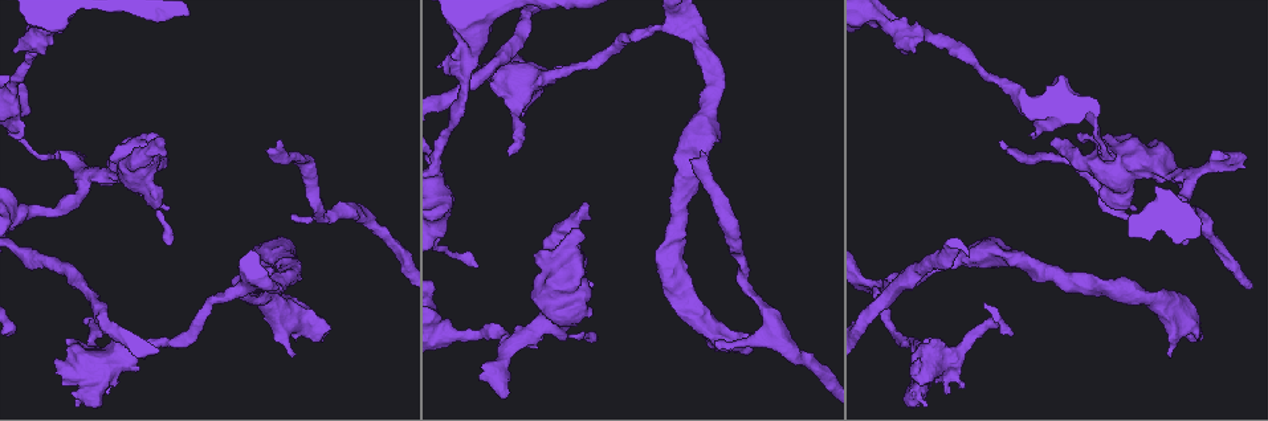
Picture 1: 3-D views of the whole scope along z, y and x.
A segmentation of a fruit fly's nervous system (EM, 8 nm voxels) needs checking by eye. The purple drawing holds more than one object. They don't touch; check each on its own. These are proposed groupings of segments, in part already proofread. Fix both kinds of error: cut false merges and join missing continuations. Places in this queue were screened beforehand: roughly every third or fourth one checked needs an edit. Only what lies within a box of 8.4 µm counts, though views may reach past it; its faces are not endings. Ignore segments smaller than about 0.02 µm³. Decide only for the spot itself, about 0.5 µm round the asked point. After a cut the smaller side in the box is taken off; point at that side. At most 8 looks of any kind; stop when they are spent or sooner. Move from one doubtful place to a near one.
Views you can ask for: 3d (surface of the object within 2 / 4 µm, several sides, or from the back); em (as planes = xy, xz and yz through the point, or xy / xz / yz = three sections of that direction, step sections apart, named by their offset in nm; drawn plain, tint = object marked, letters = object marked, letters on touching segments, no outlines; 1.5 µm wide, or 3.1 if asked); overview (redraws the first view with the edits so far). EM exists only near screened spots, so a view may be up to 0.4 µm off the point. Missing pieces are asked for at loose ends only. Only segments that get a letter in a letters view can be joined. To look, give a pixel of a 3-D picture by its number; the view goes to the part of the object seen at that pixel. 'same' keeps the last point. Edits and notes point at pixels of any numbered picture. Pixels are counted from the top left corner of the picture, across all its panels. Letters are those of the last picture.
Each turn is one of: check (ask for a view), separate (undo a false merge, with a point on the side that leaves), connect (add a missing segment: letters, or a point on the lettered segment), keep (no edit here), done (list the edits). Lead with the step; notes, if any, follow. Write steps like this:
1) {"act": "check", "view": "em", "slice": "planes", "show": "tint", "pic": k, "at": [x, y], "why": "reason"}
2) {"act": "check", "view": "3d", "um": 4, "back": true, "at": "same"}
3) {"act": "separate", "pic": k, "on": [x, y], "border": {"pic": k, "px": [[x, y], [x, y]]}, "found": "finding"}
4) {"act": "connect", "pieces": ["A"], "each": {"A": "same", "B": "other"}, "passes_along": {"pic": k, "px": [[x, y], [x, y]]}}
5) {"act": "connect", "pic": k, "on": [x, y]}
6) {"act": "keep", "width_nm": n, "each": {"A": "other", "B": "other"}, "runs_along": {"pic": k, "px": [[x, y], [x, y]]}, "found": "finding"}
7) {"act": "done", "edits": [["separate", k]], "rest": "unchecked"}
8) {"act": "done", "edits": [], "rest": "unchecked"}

{"act": "check", "view": "3d", "um": 2, "pic": 1, "at": [949, 394], "why": "branch stops here"}

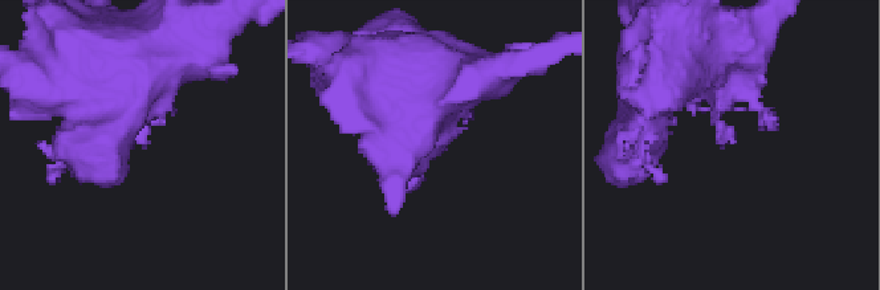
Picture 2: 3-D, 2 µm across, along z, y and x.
{"act": "check", "view": "em", "slice": "planes", "show": "letters", "pic": 2, "at": [445, 149], "why": "shape alone is not enough"}

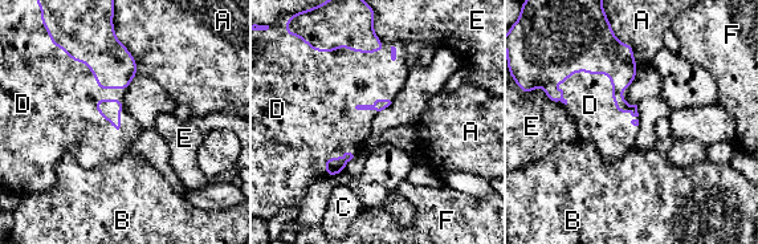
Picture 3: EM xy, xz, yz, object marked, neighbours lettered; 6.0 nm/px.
{"act": "connect", "pieces": ["D"], "each": {"A": "other", "B": "other", "C": "other", "D": "same", "E": "other", "F": "other"}, "found": "the neuron continues"}

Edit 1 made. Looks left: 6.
{"act": "check", "view": "overview", "why": "see it whole again"}

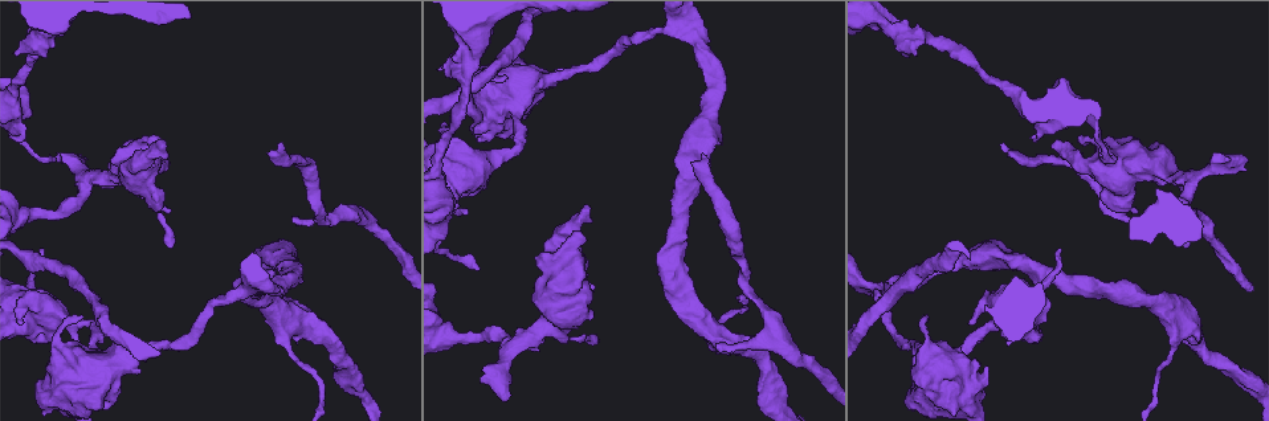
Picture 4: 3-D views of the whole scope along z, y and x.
{"act": "check", "view": "3d", "um": 2, "pic": 4, "at": [279, 142], "why": "branch stops here"}

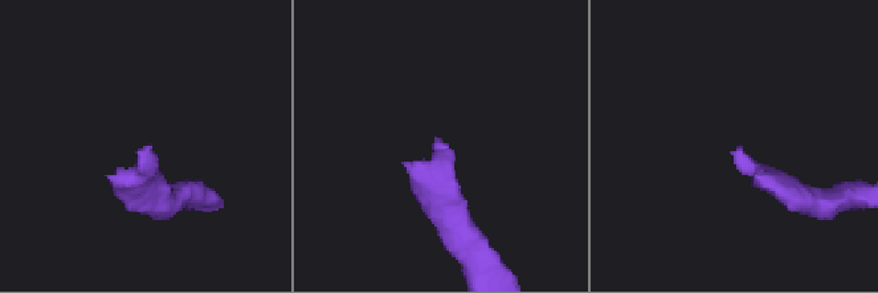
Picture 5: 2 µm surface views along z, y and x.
{"act": "check", "view": "em", "slice": "planes", "show": "letters", "pic": 5, "at": [736, 151], "why": "shape alone is not enough"}

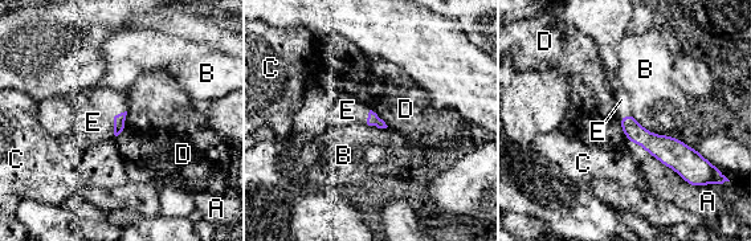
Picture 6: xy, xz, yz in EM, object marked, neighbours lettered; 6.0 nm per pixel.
{"act": "connect", "pieces": ["E"], "each": {"A": "other", "B": "other", "C": "other", "D": "other", "E": "same"}, "found": "it goes on there"}

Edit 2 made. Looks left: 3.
{"act": "check", "view": "em", "slice": "planes", "show": "letters", "pic": 4, "at": [466, 213], "why": "an open end"}

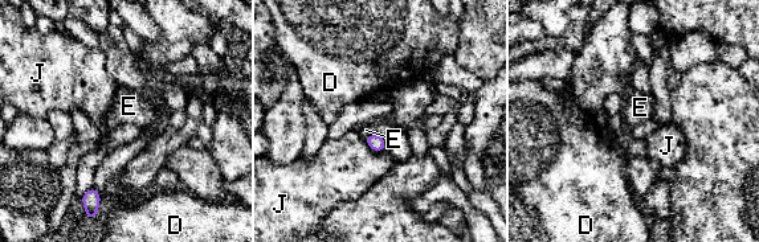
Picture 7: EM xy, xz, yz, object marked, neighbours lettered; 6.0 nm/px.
{"act": "keep", "each": {"D": "other", "E": "other", "J": "other"}, "border": {"pic": 7, "px": [[362, 139], [375, 151], [387, 148]]}, "found": "no lettered segment goes on from it"}

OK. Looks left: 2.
{"act": "done", "edits": [["connect", 3], ["connect", 6]], "rest": "unchecked"}

